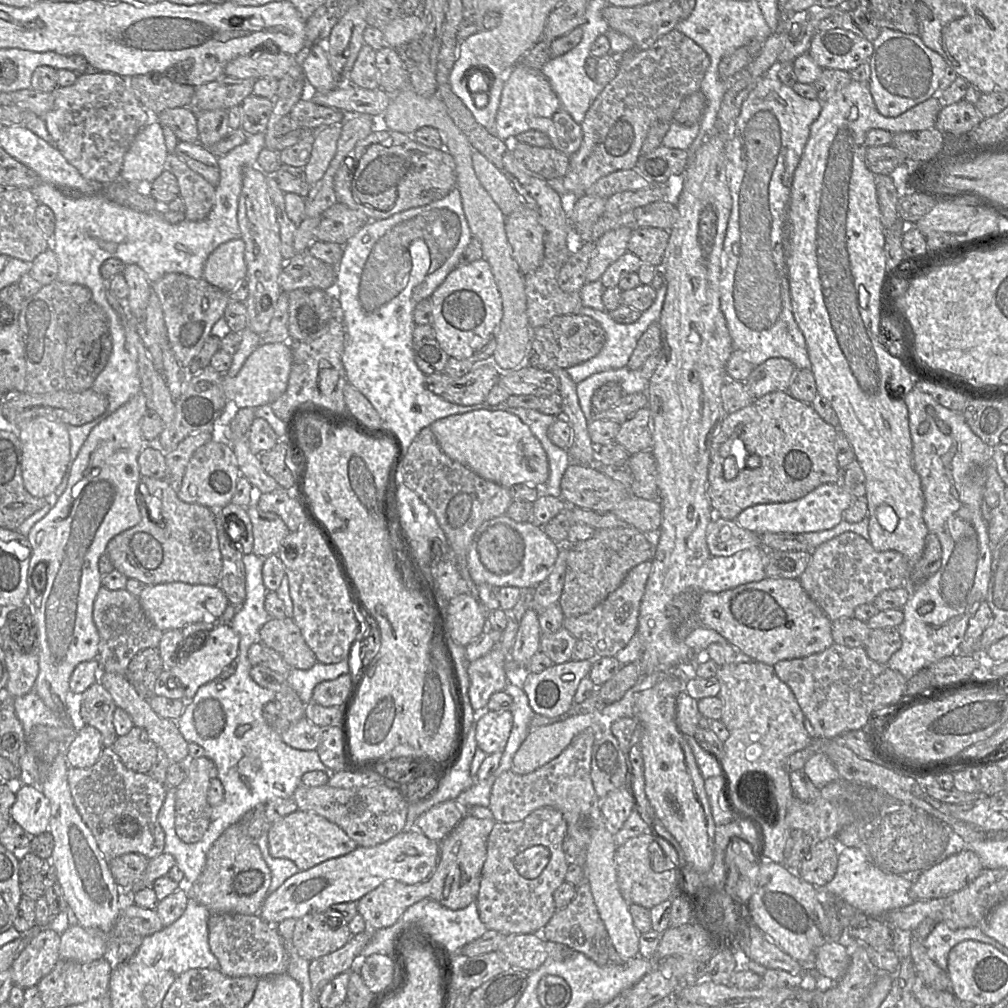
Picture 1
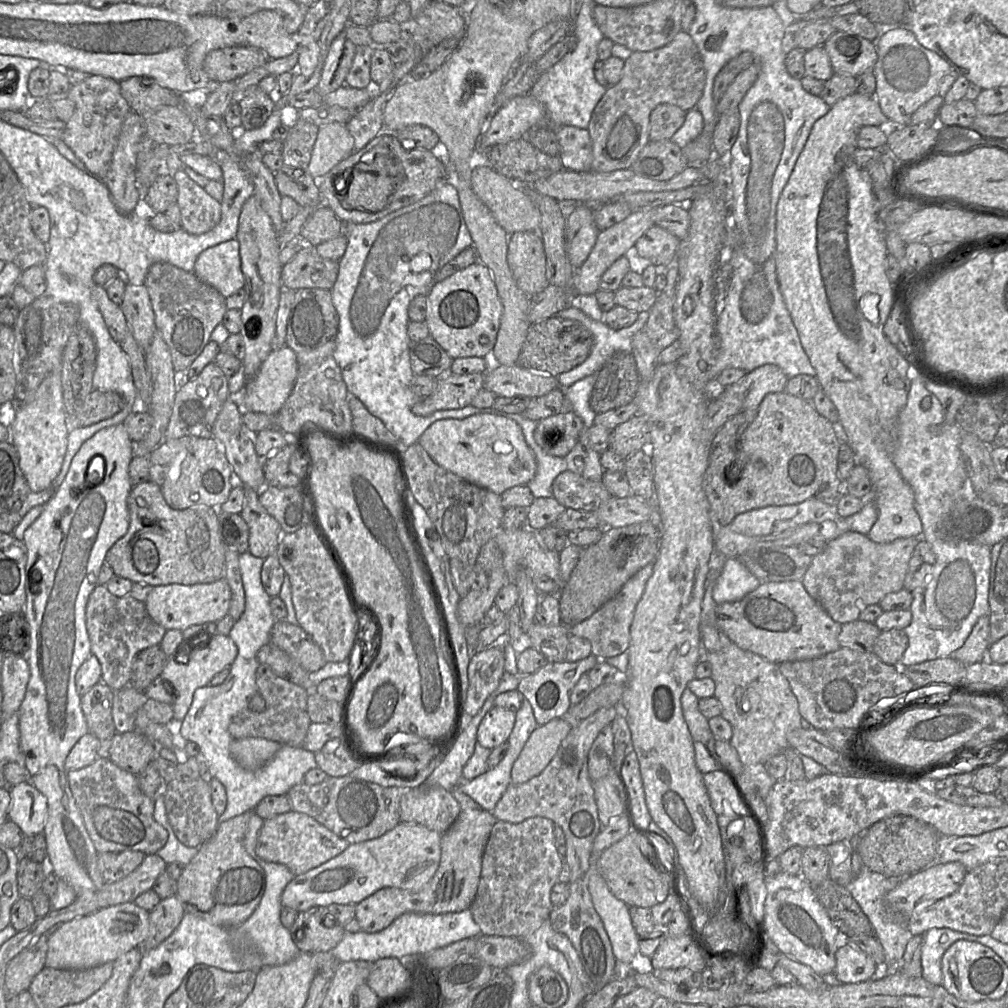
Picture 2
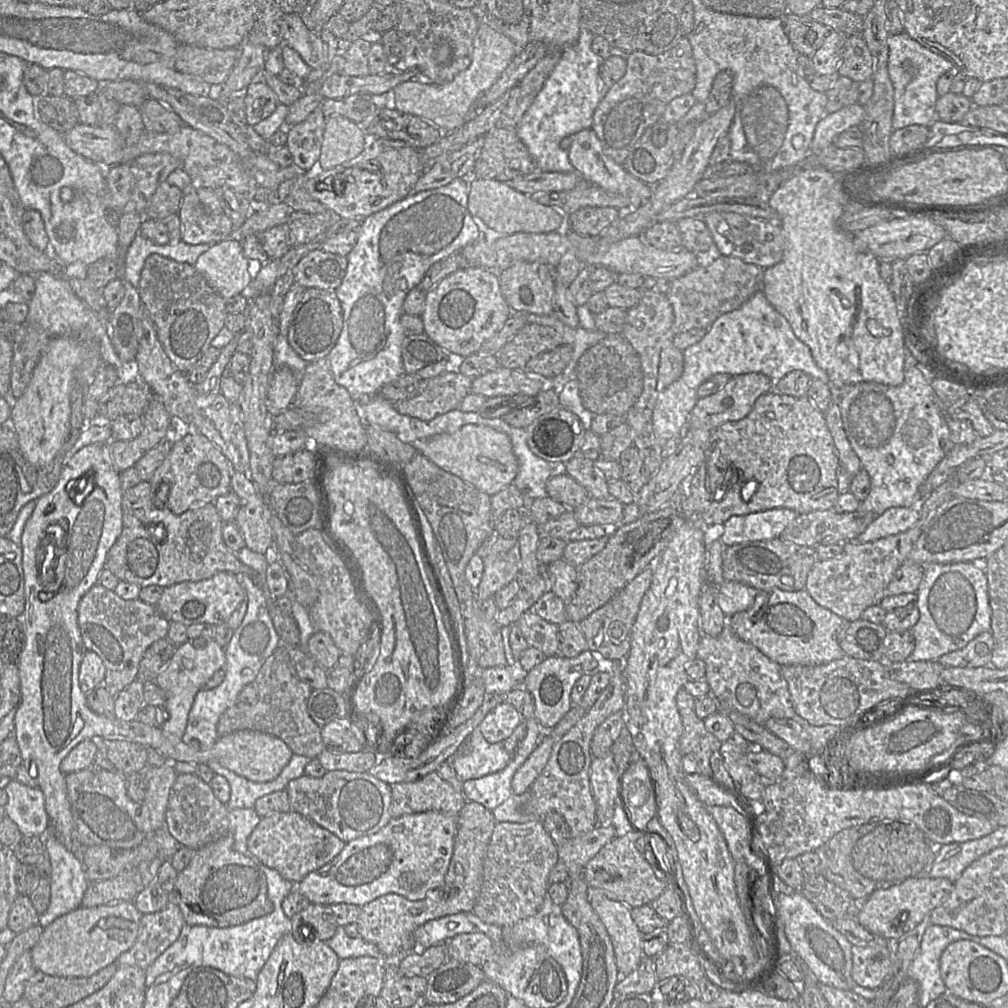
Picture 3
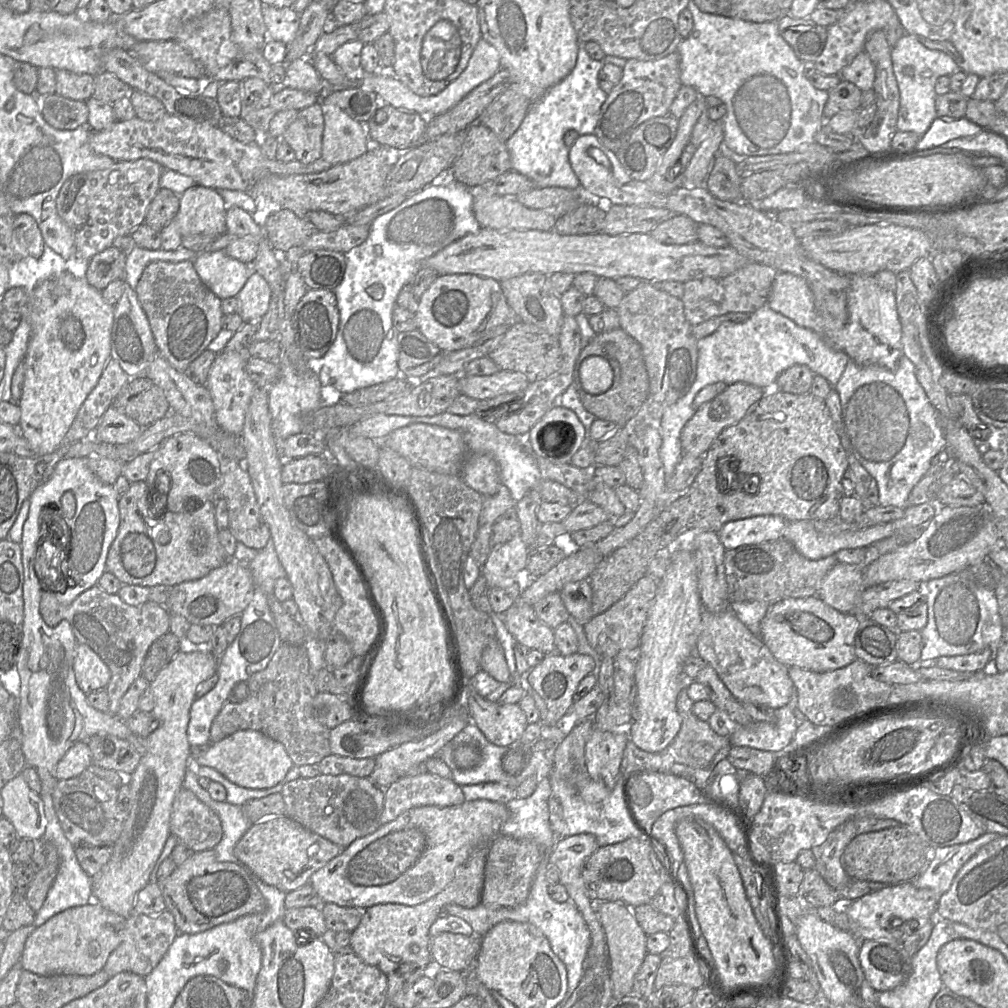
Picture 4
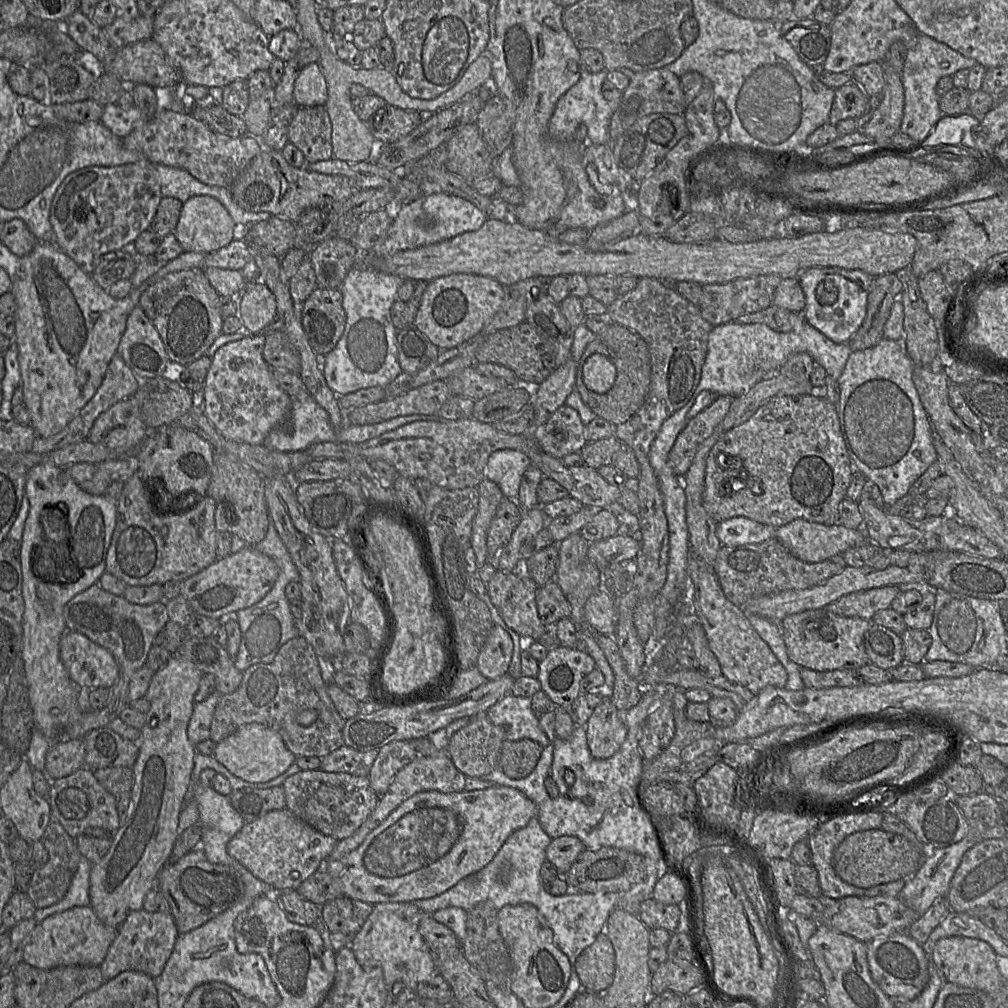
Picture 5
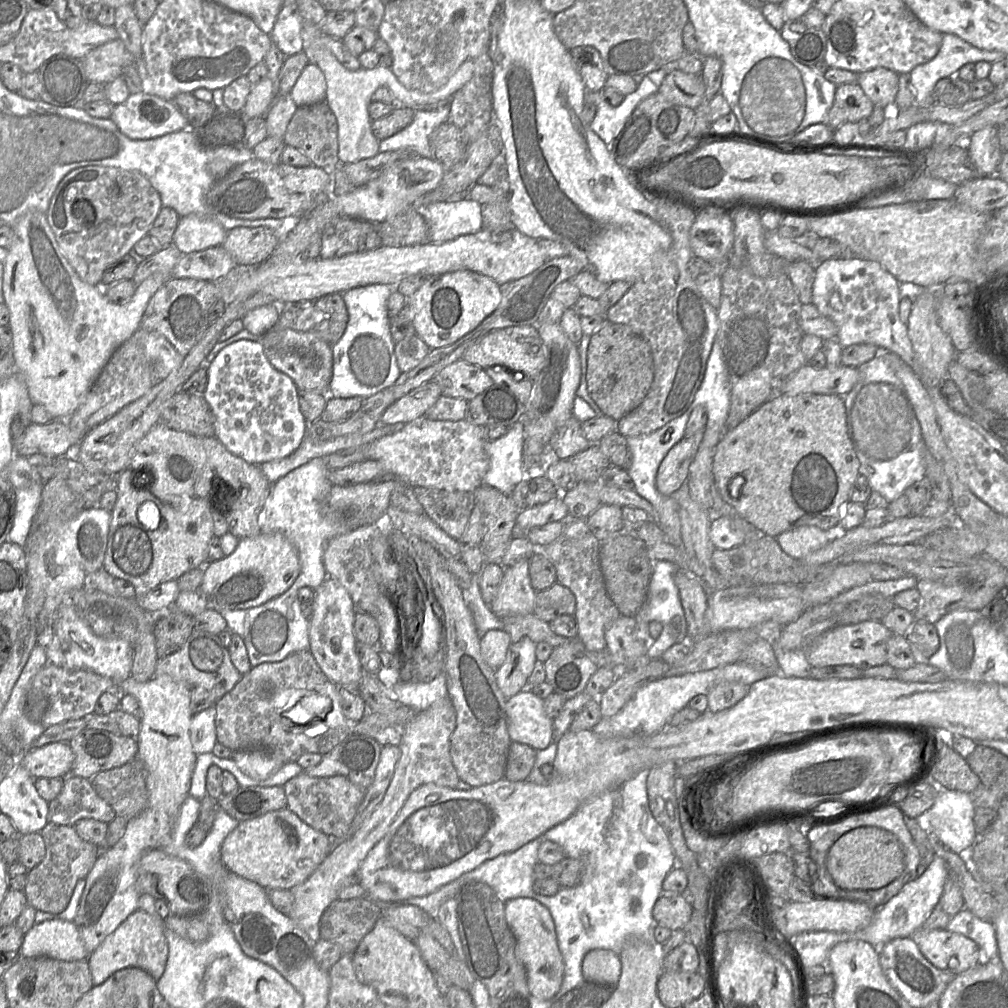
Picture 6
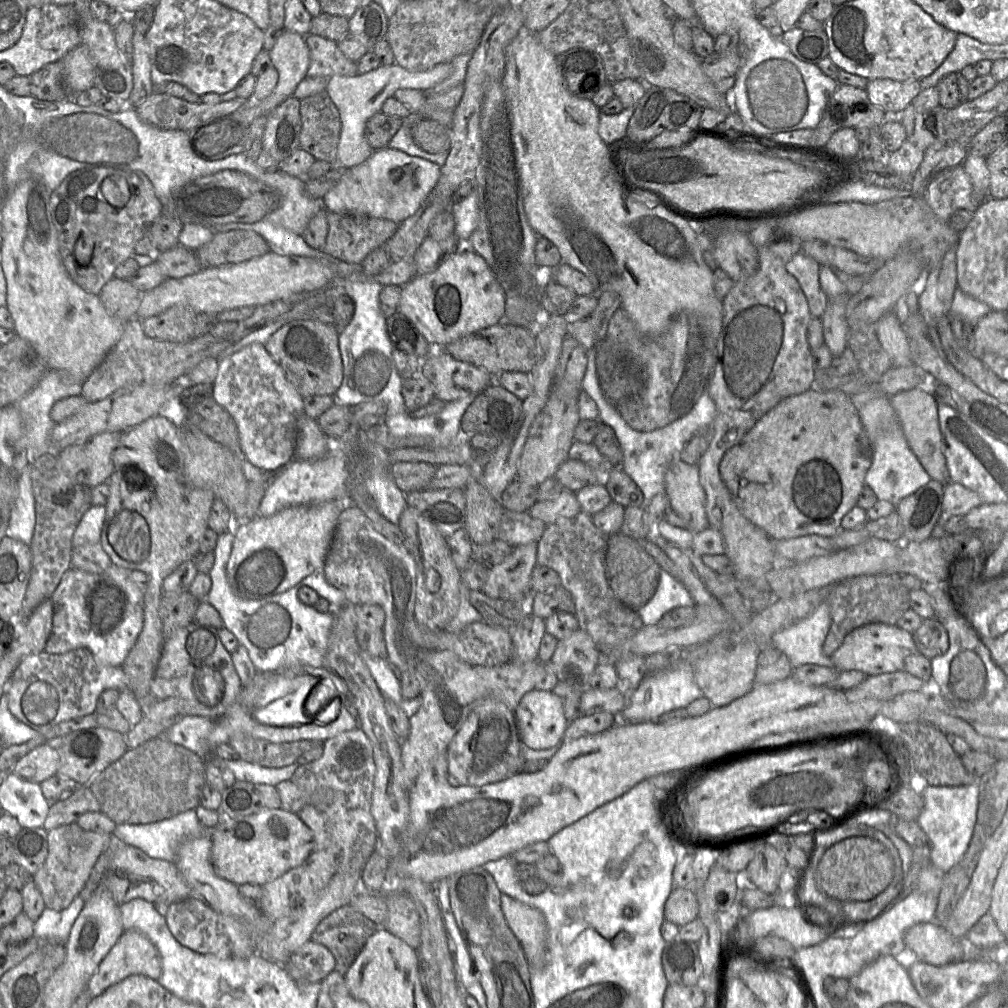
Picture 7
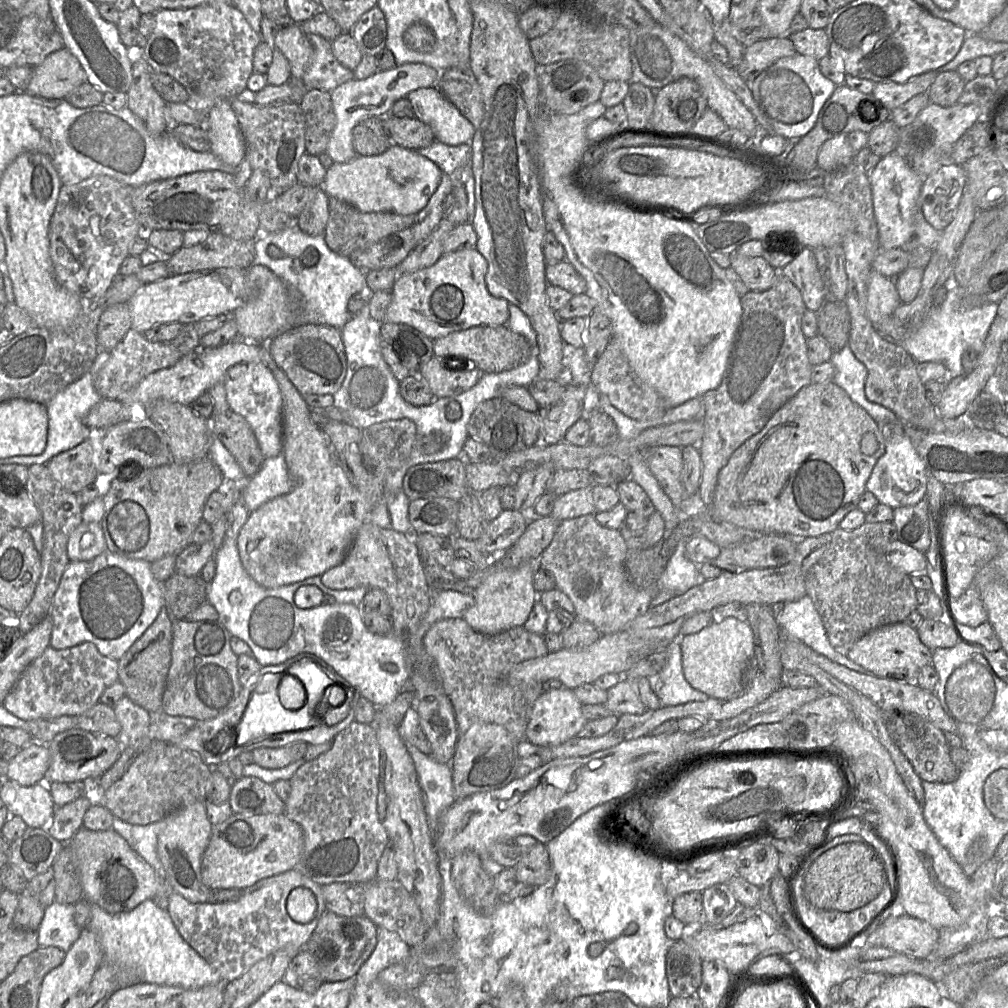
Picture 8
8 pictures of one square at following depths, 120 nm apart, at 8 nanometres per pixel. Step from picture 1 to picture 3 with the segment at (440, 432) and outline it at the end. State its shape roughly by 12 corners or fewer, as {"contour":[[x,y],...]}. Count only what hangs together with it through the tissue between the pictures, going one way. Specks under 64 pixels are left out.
{"contour":[[468,424],[418,452],[493,496],[519,470],[509,436]]}

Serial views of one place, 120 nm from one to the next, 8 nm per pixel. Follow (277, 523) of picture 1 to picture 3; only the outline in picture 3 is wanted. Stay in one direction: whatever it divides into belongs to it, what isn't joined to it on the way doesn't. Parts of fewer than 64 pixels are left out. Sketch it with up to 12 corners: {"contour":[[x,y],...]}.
{"contour":[[232,468],[234,523],[246,547],[266,554],[270,507],[247,474]]}

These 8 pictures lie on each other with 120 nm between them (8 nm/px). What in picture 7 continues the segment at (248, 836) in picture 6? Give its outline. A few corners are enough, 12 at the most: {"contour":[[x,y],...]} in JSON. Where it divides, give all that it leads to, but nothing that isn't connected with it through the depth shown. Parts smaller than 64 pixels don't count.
{"contour":[[283,808],[221,818],[211,862],[237,885],[264,885],[314,851]]}

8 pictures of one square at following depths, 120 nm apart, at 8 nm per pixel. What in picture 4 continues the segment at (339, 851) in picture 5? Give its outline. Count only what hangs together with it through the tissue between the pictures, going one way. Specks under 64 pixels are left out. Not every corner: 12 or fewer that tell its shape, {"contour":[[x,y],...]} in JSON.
{"contour":[[429,772],[384,789],[380,825],[416,807],[464,801],[453,779]]}

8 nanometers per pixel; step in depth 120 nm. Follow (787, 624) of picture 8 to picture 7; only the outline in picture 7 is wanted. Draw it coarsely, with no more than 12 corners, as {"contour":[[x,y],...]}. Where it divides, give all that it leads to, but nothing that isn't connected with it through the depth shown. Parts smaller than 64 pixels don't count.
{"contour":[[823,602],[774,633],[770,643],[793,669],[835,668],[822,650],[830,625]]}

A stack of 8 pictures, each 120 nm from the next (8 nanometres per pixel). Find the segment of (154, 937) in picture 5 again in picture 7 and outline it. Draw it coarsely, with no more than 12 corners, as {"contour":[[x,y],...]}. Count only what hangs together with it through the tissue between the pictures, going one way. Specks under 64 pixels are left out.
{"contour":[[124,930],[91,976],[91,998],[130,975],[157,980],[161,956]]}

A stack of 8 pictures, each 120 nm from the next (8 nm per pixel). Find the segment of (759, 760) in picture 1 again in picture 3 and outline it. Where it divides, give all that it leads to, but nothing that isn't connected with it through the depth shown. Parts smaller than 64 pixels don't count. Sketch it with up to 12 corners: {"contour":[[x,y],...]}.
{"contour":[[728,624],[697,658],[720,704],[762,726],[796,712],[781,665]]}

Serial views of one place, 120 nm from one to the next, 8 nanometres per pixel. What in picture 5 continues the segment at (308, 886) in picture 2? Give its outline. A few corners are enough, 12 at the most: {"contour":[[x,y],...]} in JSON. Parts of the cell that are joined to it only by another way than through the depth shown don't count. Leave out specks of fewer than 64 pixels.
{"contour":[[507,786],[422,791],[325,870],[372,905],[429,899],[535,816]]}

